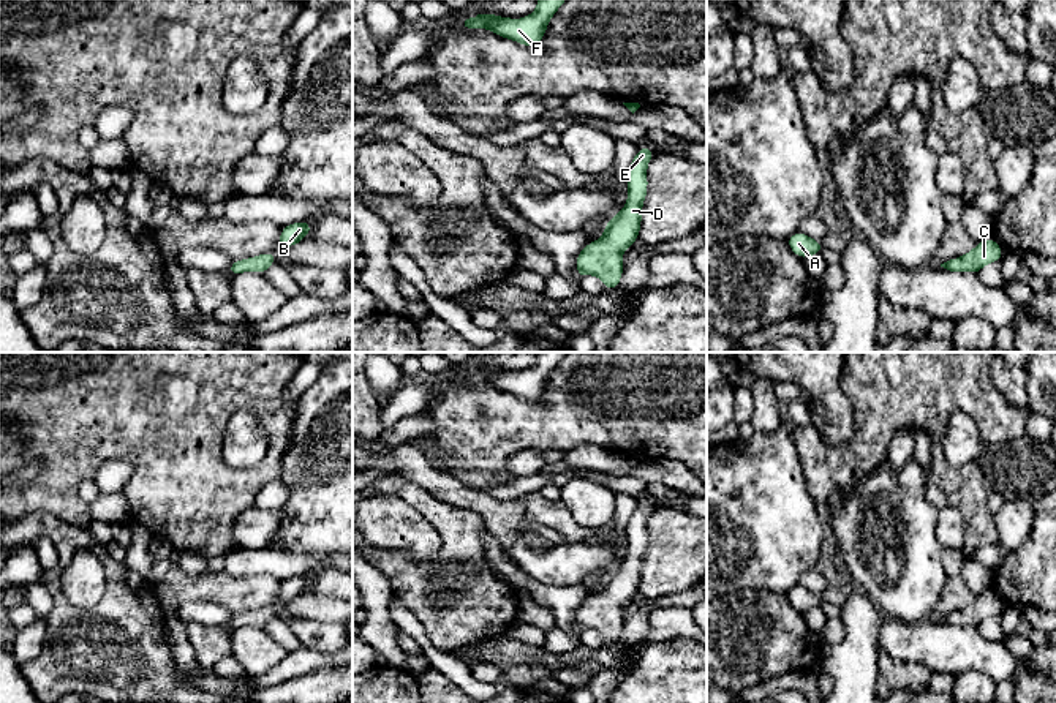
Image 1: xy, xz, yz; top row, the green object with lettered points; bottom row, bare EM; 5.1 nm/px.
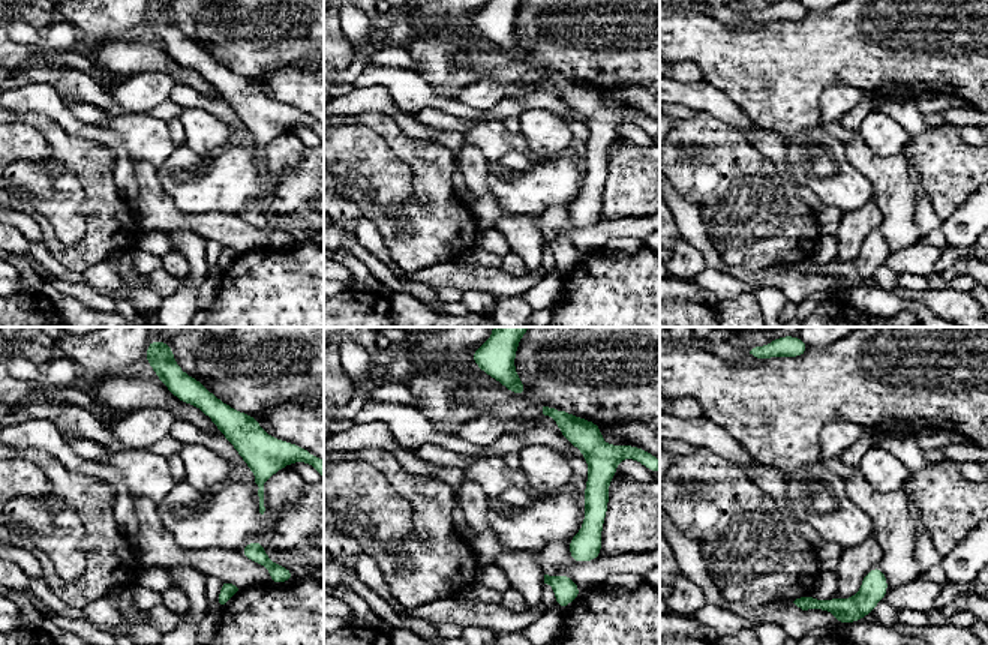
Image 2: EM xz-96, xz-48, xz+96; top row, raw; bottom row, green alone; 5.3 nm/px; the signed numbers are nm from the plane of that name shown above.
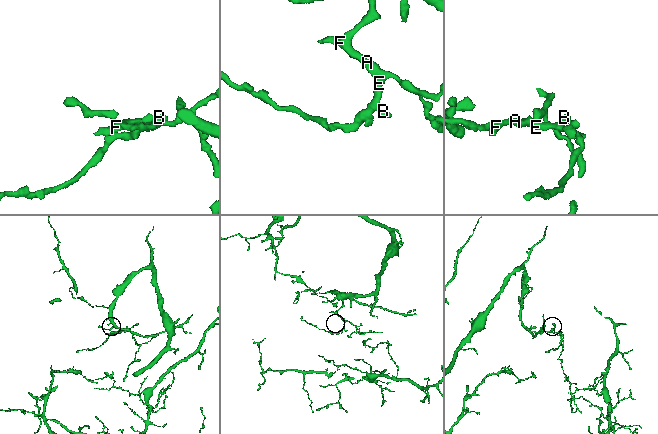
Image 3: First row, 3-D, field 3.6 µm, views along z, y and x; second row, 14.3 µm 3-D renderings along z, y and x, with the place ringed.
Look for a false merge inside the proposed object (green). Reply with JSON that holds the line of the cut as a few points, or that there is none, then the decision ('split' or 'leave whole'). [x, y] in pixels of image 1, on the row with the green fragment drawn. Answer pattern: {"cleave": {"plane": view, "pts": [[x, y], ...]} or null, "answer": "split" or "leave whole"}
{"cleave": null, "answer": "leave whole"}

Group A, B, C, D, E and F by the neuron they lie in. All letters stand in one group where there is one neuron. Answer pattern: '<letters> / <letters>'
A B C D E F

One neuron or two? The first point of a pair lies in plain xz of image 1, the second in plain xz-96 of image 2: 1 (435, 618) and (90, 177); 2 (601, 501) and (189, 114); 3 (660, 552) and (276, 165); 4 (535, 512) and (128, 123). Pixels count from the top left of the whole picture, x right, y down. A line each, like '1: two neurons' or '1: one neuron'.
1: one neuron
2: one neuron
3: two neurons
4: one neuron

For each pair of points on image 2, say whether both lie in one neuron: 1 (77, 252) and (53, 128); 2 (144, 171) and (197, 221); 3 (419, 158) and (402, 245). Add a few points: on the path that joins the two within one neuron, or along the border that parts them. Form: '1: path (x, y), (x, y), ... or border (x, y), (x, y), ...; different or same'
1: path (101, 224), (98, 180), (80, 159); same
2: path (150, 188), (150, 192), (180, 221); same
3: path (423, 180), (423, 203), (417, 209), (417, 227); same

